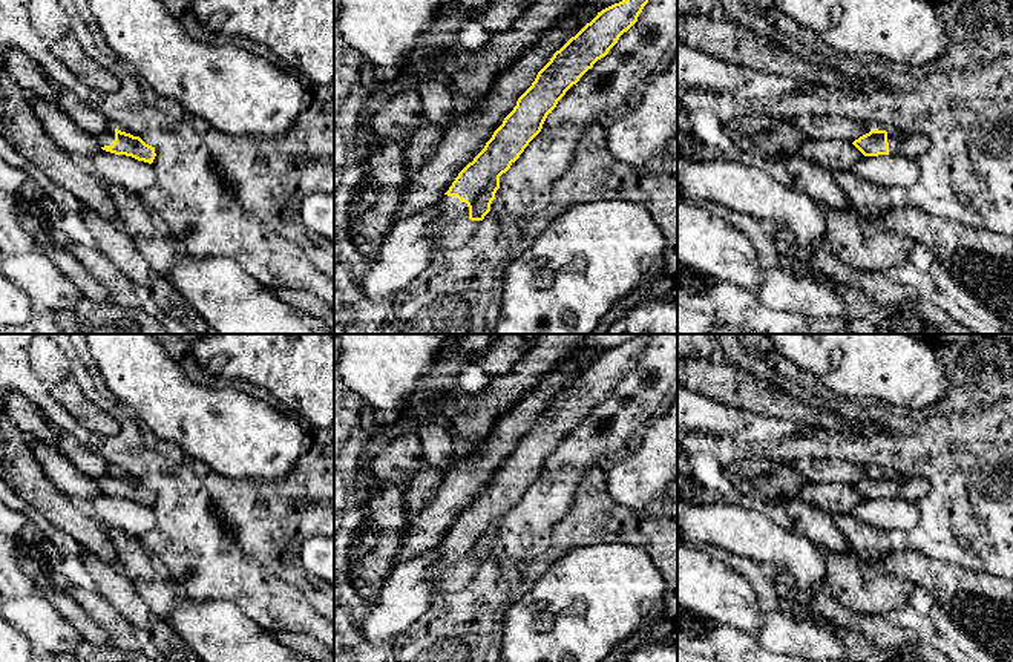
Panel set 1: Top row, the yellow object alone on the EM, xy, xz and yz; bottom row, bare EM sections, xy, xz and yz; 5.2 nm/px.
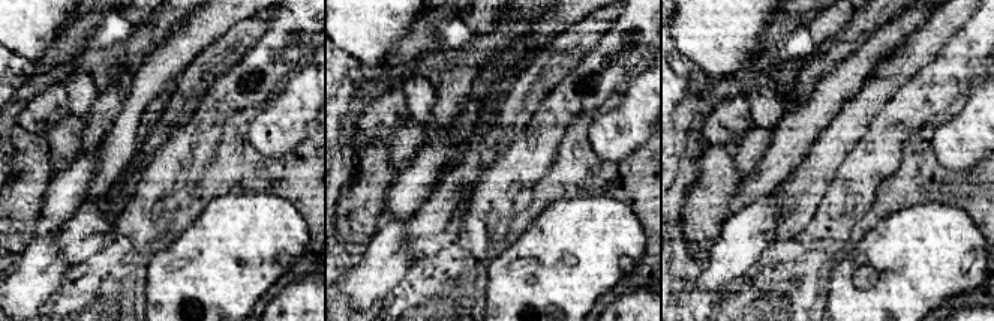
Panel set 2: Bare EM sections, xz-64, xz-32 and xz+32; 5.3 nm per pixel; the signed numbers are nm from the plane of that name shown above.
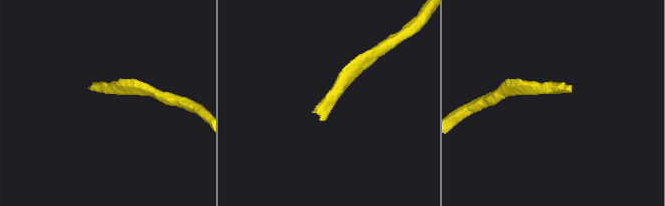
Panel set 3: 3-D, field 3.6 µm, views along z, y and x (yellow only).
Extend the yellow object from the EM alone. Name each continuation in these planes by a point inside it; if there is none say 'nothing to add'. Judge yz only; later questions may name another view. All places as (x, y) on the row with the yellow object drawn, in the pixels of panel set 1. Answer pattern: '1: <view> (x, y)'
1: yz (912, 146)

